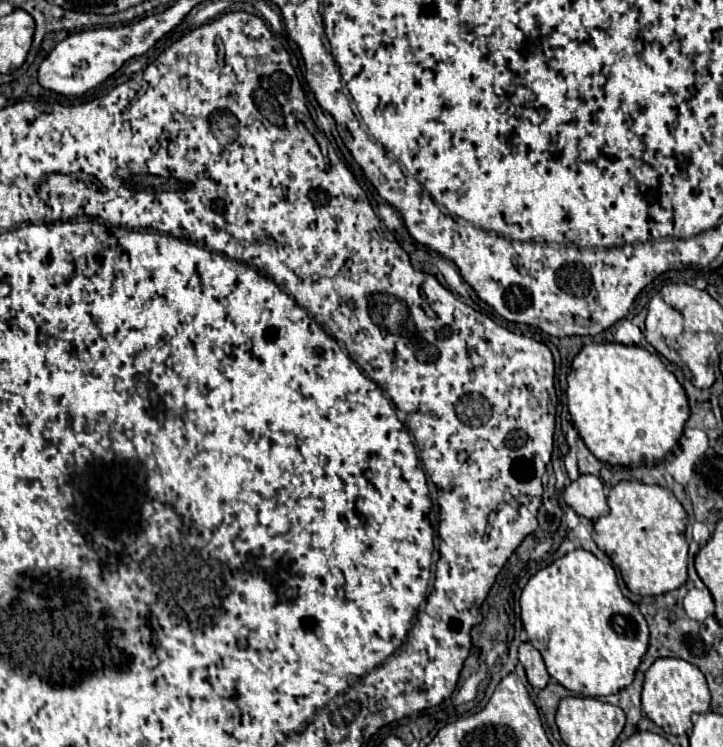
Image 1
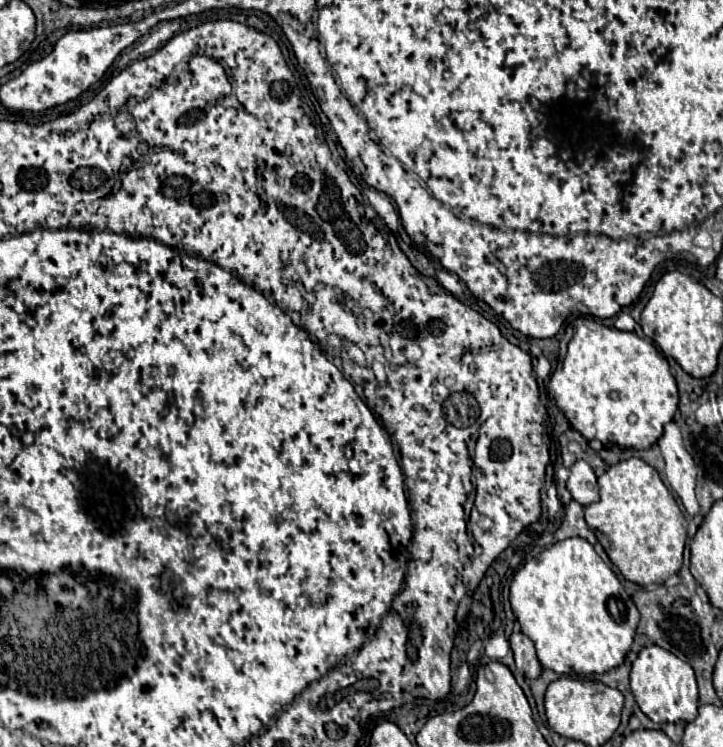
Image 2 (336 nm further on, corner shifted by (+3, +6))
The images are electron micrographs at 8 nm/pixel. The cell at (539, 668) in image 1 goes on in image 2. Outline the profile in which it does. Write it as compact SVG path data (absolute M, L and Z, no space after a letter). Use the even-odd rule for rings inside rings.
M512 633L510 635L510 647L516 659L516 667L524 673L526 679L538 679L542 673L540 661L534 651L532 639L528 639L524 633Z

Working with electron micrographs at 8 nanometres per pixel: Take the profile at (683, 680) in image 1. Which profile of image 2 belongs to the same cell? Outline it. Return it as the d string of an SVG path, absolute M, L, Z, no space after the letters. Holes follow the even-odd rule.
M650 645L644 647L632 663L630 687L640 709L656 723L676 723L676 721L694 721L698 713L698 687L694 671L688 663L680 661L674 653Z

